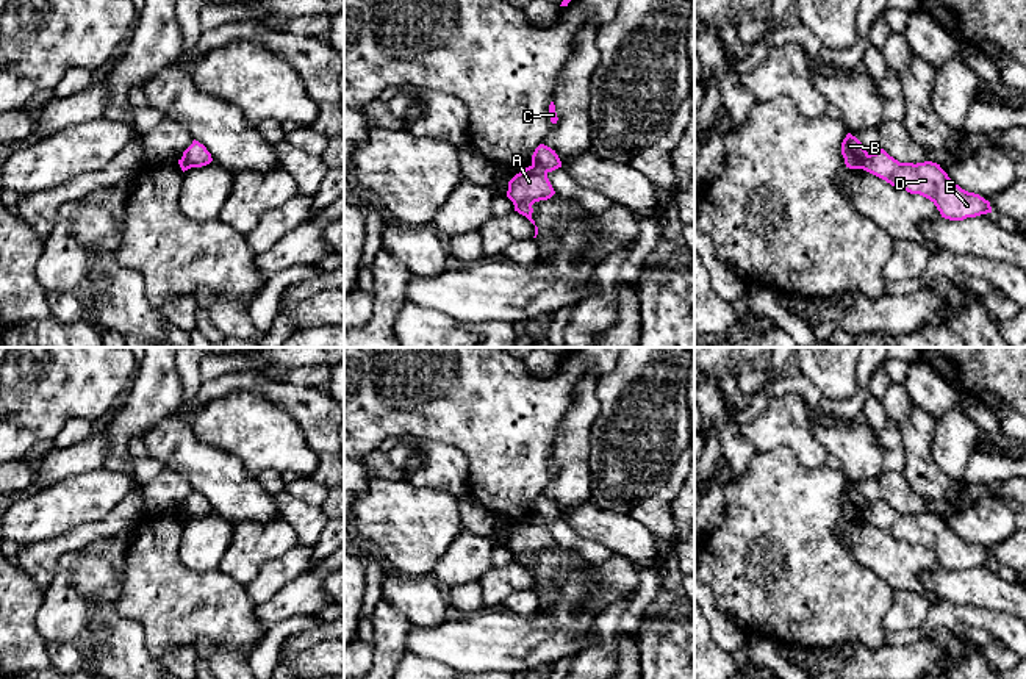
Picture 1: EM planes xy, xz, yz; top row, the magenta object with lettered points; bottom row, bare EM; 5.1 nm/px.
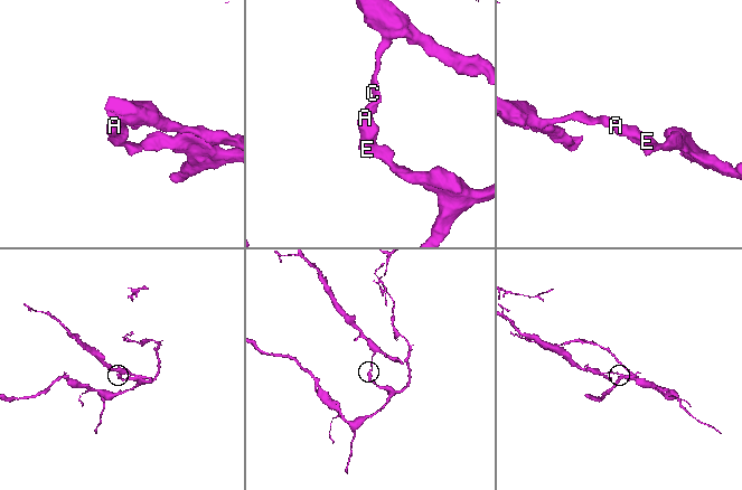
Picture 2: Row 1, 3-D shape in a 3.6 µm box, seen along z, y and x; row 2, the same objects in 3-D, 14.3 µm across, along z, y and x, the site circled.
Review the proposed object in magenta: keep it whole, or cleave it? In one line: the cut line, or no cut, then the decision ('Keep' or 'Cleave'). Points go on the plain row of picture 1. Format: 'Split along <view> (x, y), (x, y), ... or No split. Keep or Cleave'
Split along xz (532, 513), (546, 523). Cleave

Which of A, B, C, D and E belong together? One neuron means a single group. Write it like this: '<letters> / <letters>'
A D E / B C

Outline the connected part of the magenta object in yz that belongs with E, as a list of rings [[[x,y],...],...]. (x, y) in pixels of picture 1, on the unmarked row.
[[[881,499],[865,508],[862,519],[899,541],[929,549],[945,569],[963,571],[992,563],[988,551],[962,540],[937,513],[899,513]]]

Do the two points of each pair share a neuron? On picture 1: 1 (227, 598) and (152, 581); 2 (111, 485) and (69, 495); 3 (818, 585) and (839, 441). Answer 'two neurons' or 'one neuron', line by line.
1: one neuron
2: one neuron
3: two neurons

